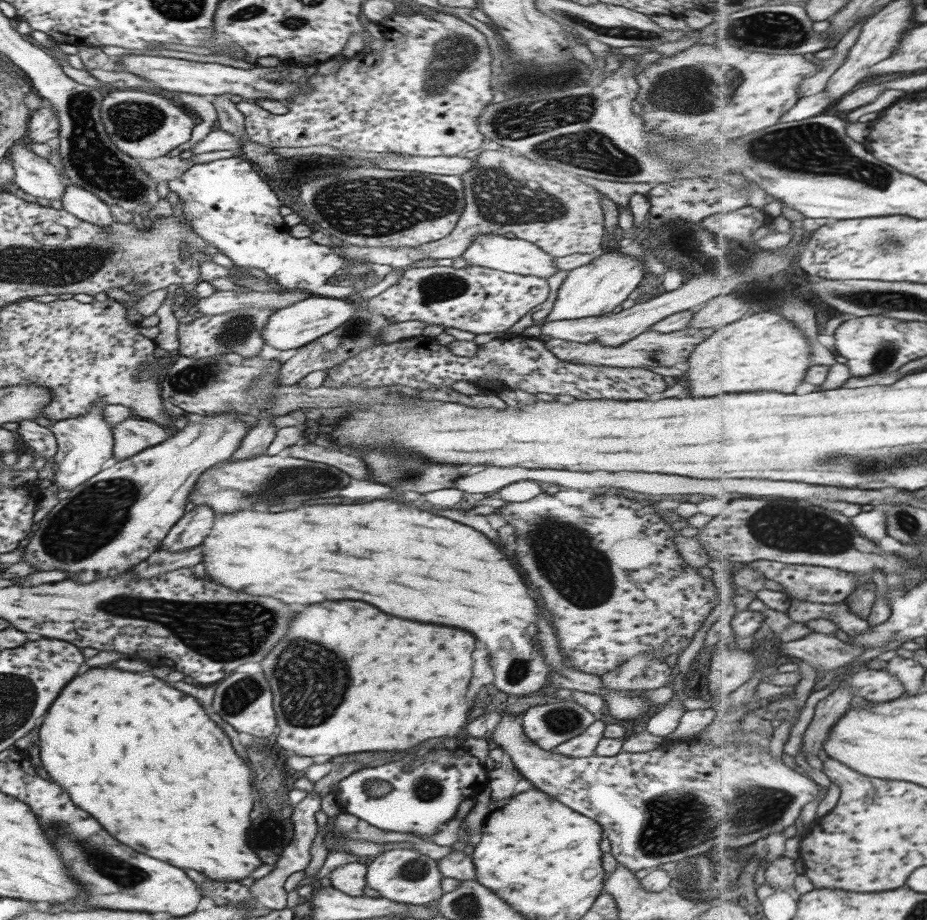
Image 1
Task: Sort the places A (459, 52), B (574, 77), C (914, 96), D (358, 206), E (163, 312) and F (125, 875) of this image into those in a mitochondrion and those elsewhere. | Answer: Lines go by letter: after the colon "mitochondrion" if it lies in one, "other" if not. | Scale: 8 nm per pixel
A: mitochondrion
B: mitochondrion
C: other
D: mitochondrion
E: other
F: mitochondrion

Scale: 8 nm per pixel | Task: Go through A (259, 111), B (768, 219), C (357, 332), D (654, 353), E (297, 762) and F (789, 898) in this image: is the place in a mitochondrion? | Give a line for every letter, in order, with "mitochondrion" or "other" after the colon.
A: other
B: other
C: mitochondrion
D: mitochondrion
E: other
F: other

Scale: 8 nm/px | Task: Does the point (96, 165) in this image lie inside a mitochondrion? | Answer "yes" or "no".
yes

